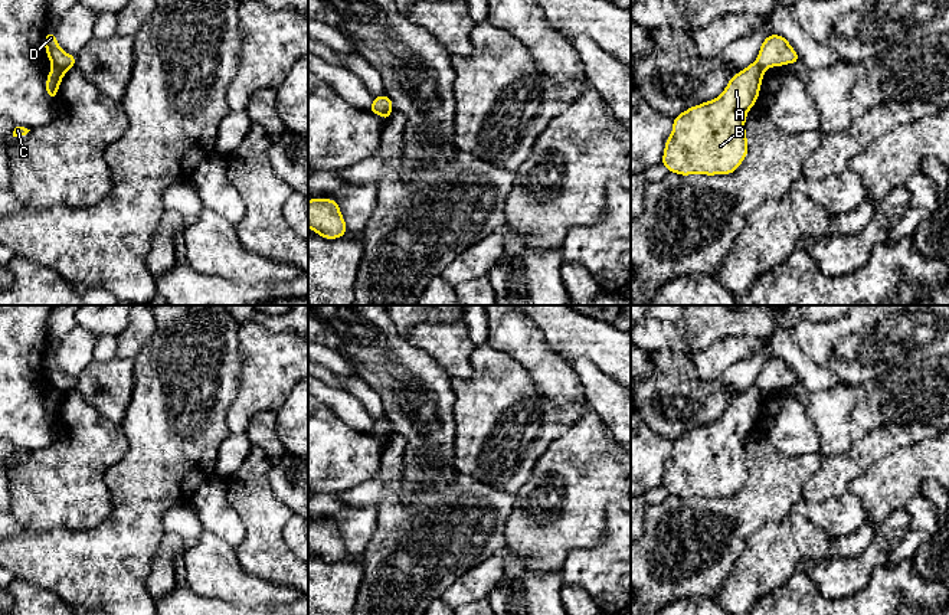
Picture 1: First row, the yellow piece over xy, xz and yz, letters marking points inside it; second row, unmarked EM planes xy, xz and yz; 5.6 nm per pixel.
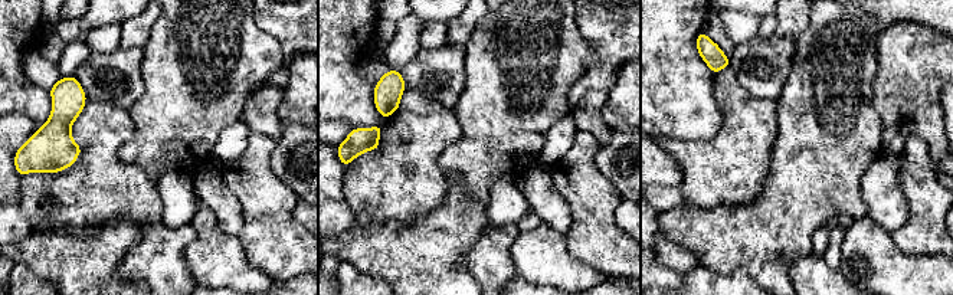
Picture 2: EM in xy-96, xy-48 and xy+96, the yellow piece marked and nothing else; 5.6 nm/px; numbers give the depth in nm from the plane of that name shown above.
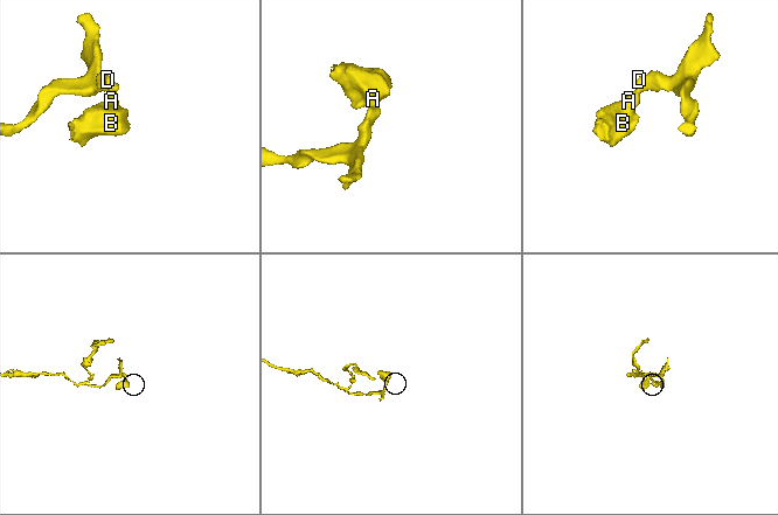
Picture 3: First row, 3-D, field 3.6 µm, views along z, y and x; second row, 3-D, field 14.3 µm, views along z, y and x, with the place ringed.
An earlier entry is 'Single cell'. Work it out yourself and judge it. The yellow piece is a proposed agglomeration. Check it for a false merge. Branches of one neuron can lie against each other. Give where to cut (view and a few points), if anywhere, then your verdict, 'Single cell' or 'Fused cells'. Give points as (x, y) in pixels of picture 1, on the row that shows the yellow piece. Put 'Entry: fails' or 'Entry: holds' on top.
Entry: fails
Split along xy (54, 65), (65, 71). Fused cells

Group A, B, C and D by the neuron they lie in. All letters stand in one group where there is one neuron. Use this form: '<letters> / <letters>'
A B C / D

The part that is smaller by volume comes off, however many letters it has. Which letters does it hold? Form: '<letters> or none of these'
A, B, C

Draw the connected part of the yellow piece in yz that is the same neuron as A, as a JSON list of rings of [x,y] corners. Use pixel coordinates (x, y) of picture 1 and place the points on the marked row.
[[[753,62],[730,78],[721,95],[678,114],[673,121],[673,133],[665,140],[661,158],[667,171],[680,176],[734,173],[747,157],[745,121],[749,109],[759,98],[763,75],[765,71]]]

